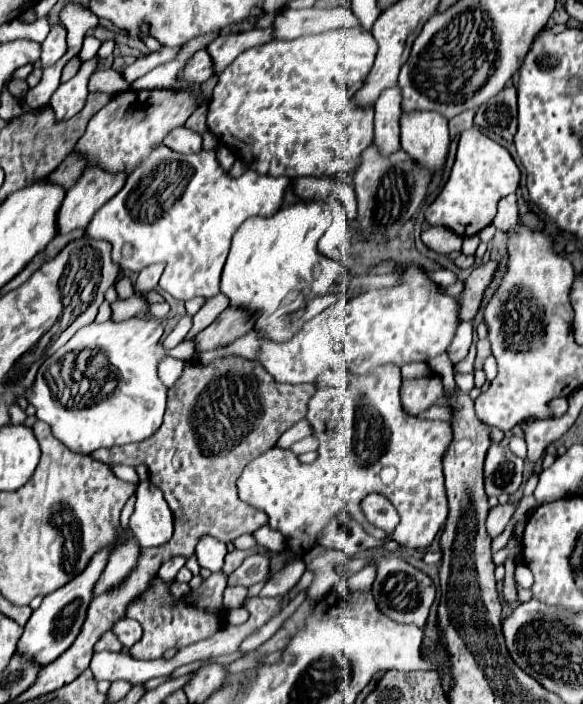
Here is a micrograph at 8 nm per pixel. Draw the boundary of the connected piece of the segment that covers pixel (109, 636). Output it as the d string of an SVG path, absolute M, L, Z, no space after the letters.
M107 631L97 643L95 643L95 651L121 651L121 643L117 641L113 631Z

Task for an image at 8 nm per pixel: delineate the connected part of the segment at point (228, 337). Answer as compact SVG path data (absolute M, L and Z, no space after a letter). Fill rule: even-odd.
M227 307L207 329L203 329L195 337L197 351L209 351L219 345L229 345L247 331L251 331L251 319L247 319L247 311Z

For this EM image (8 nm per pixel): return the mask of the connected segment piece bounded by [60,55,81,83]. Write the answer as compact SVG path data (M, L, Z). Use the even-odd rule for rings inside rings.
M77 55L65 65L62 71L62 75L60 78L60 83L64 83L71 79L79 70L79 67L81 66L81 61L79 61L79 57Z

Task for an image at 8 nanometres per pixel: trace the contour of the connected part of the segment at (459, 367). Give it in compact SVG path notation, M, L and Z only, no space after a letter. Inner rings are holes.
M471 345L469 353L467 353L467 357L463 361L453 365L453 371L455 373L473 373L473 361L475 361L475 345Z

